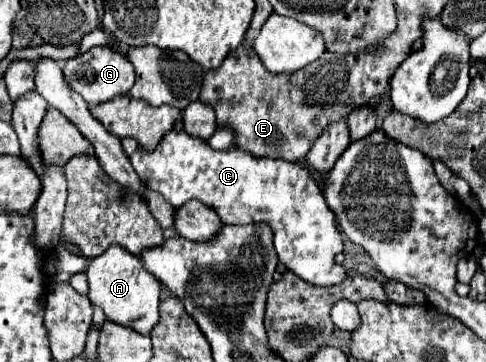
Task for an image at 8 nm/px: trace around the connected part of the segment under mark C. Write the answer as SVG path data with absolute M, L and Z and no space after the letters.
M177 129L167 131L155 151L146 151L135 139L121 143L139 179L159 191L175 209L197 199L211 207L225 225L267 225L273 231L279 261L311 285L333 287L349 277L343 265L335 265L335 255L343 251L335 215L327 207L317 179L301 163L255 157L243 149L215 151L207 141Z

